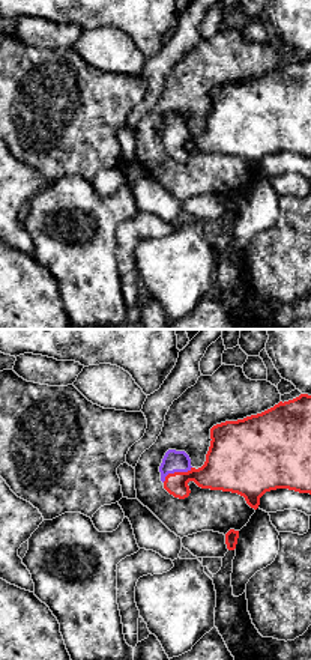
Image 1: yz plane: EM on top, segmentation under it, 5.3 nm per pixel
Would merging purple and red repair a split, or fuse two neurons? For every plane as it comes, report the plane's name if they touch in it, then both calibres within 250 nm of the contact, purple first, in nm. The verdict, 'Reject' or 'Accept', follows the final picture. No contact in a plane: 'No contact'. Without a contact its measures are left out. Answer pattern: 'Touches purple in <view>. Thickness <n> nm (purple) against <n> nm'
Touches purple in yz. Thickness 120 nm (purple) against 220 nm

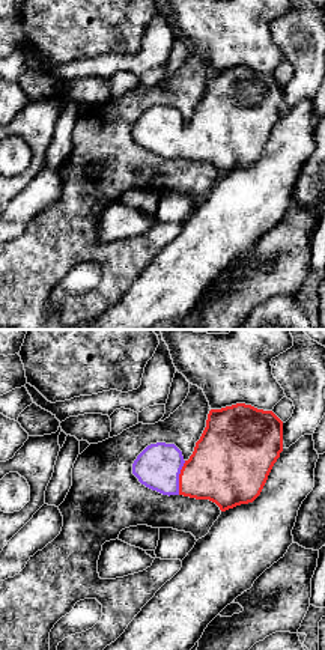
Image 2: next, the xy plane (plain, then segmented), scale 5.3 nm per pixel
Touches purple in xy. Thickness 240 nm (purple) against 380 nm

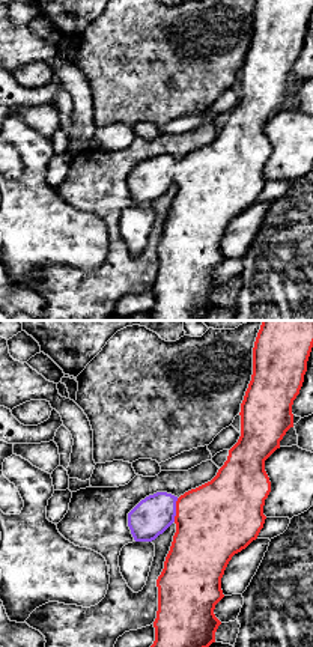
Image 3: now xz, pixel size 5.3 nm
Touches purple in xz. Thickness 200 nm (purple) against 400 nm

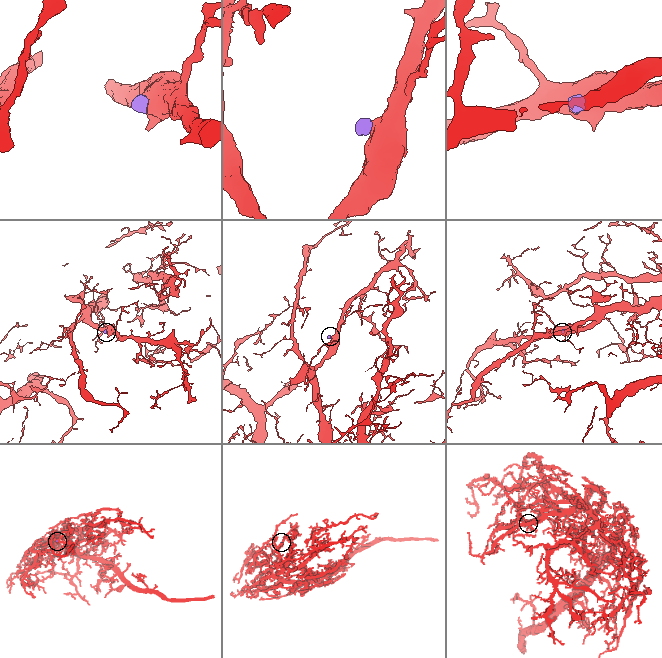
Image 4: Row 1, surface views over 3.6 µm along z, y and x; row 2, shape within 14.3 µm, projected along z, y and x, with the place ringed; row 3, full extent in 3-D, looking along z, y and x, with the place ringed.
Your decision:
Accept

